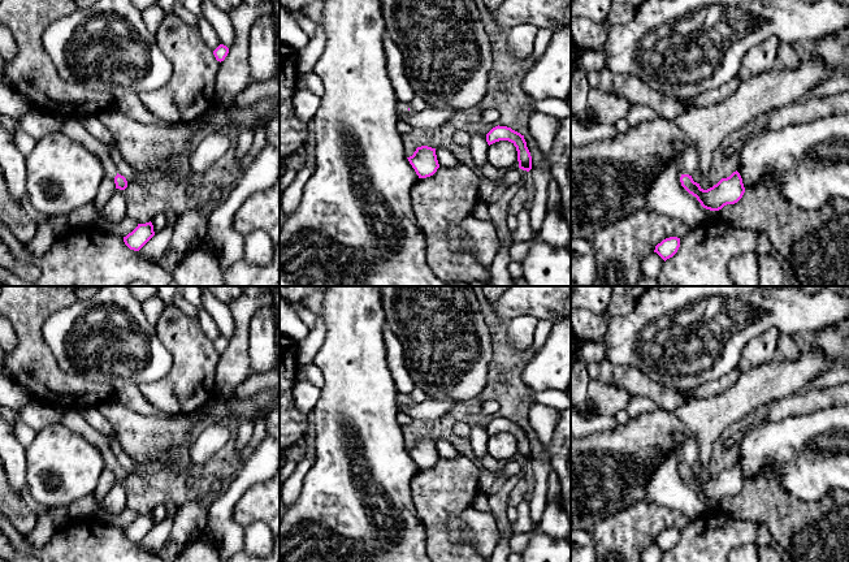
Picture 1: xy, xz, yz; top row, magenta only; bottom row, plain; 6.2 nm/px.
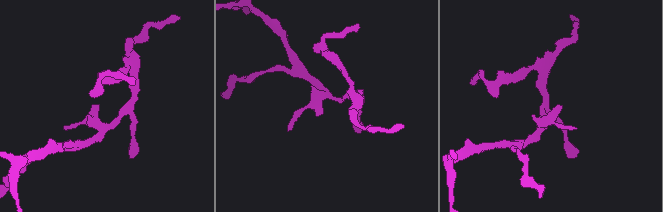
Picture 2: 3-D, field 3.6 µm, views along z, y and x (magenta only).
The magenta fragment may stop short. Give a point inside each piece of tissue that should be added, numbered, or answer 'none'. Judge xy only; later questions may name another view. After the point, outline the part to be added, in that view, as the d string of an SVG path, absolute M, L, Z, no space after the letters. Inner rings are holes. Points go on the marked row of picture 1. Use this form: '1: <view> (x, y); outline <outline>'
1: xy (72, 126); outline M74 116L64 118L61 133L69 137L72 140L85 146L90 152L95 154L104 168L107 176L116 177L117 169L108 152L107 146L91 135L82 125L81 120Z

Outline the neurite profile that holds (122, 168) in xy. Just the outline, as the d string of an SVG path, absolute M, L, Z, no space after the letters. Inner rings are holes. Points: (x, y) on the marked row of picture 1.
M108 146L108 152L116 165L117 173L124 176L127 181L127 185L134 185L134 170L133 168L122 159L118 148L116 146Z

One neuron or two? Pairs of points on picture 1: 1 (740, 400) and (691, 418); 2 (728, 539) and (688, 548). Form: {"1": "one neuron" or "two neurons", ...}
{"1": "one neuron", "2": "one neuron"}

